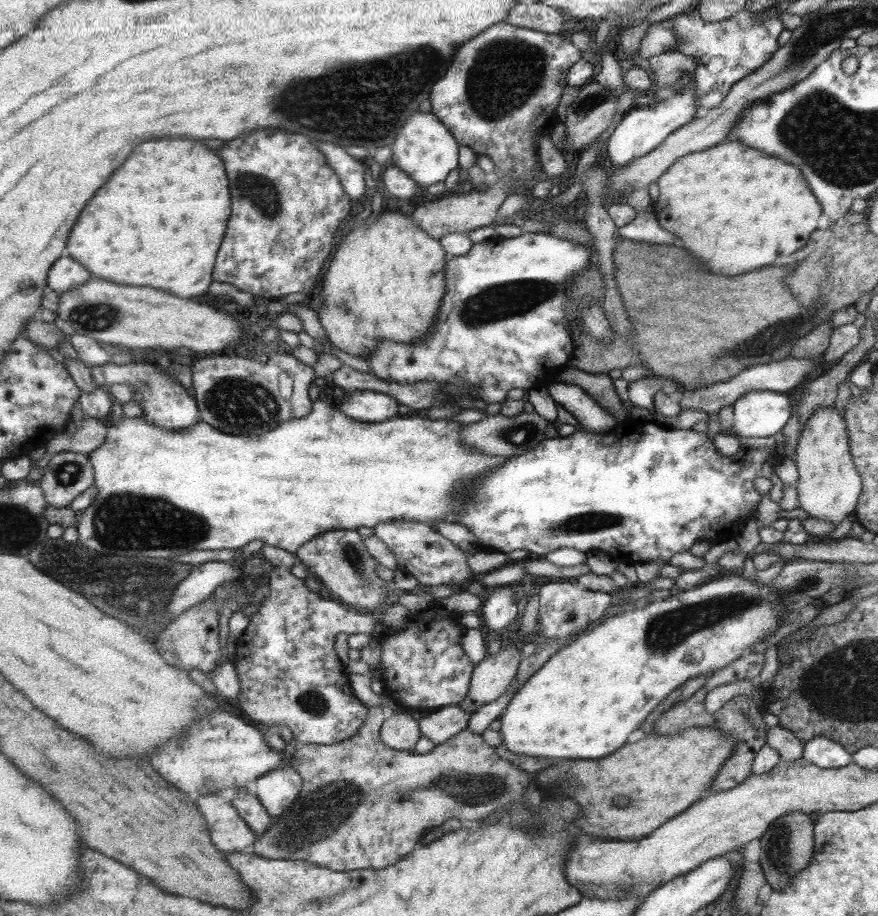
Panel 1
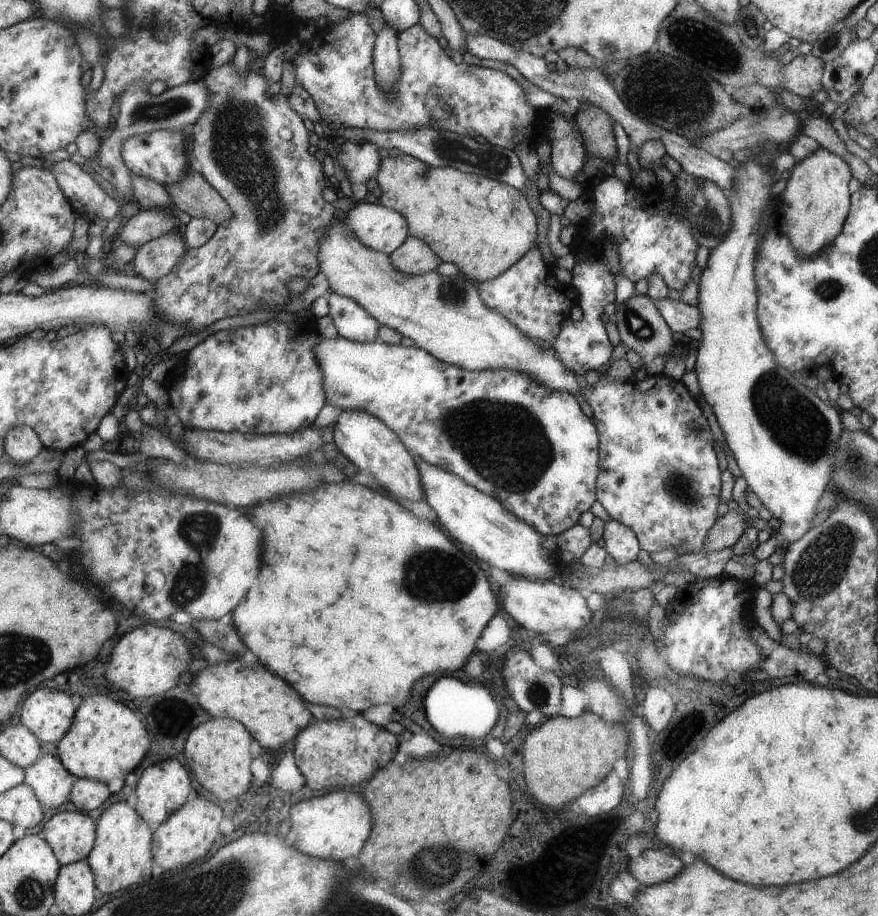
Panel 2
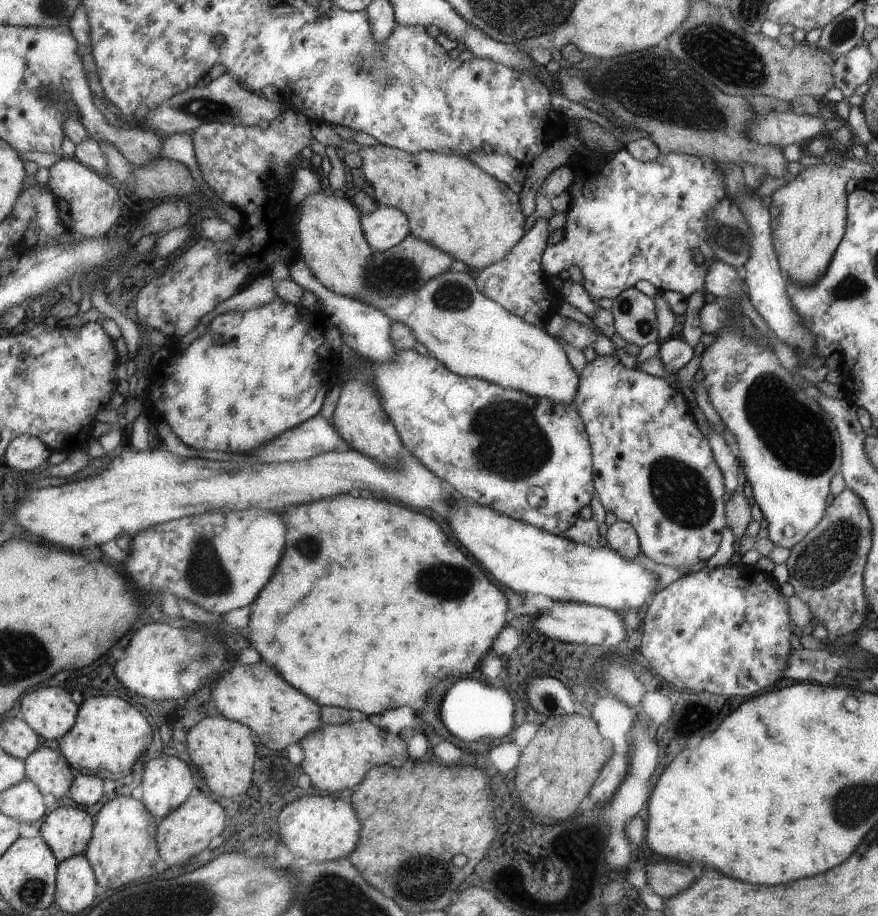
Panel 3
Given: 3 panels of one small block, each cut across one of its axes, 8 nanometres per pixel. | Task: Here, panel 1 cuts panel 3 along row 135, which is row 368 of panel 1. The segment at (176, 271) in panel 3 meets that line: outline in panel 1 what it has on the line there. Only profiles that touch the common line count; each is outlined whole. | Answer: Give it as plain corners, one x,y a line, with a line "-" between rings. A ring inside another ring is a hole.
287,353
273,354
265,363
237,354
233,354
232,357
216,355
209,358
206,356
203,360
195,362
191,368
193,398
197,404
198,417
209,426
215,427
215,430
244,437
269,432
287,419
305,417
311,410
311,402
307,396
307,386
313,378
311,369

